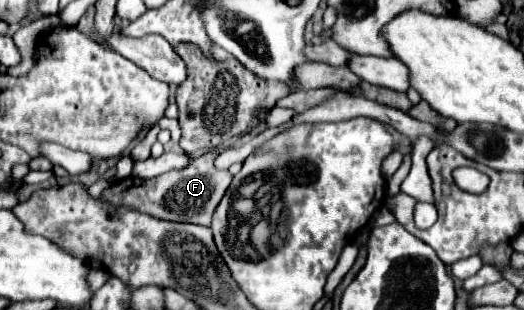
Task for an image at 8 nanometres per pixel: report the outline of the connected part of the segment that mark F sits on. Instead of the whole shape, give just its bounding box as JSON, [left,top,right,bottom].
[101,151,233,225]

